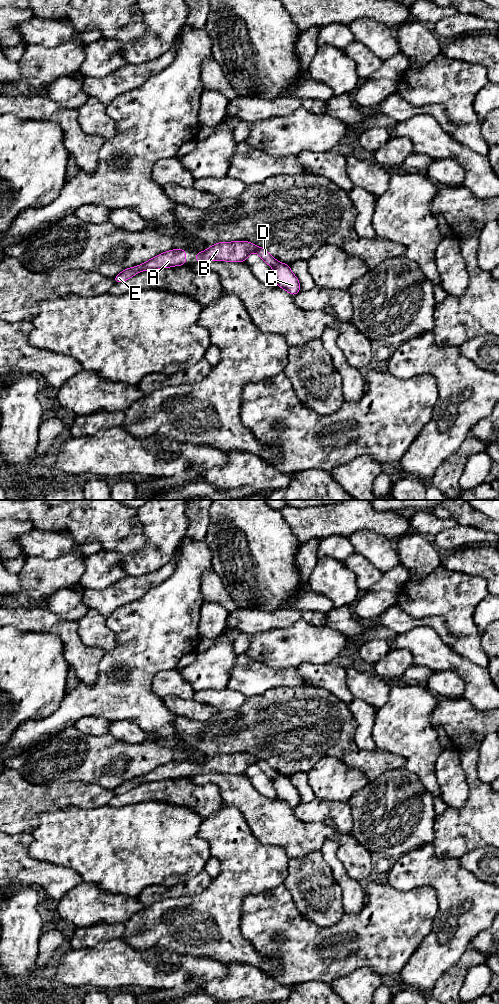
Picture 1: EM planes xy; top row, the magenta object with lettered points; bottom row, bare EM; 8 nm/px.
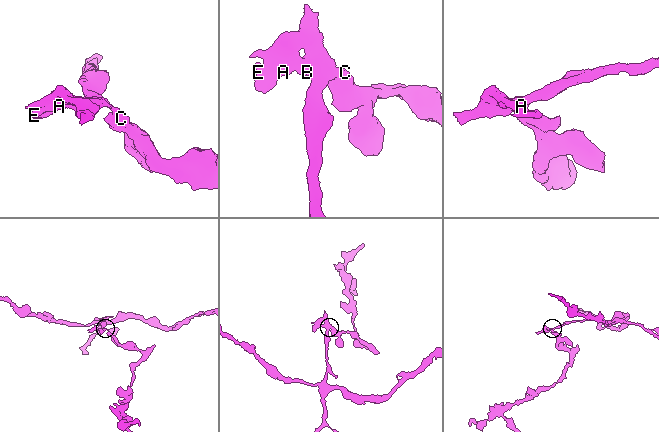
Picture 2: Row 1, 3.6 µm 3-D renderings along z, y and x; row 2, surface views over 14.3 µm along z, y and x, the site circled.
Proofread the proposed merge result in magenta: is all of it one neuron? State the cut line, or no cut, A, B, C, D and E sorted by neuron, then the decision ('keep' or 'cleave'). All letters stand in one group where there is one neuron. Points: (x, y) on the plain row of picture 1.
cut xy (278, 774), (273, 779); groups A B D E / C; cleave

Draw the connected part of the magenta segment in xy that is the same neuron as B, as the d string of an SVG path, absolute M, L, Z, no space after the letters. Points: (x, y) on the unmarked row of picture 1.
M248 753L219 754L203 764L196 764L196 775L205 773L245 774L246 770L256 764L270 779L278 773L270 767L266 760L258 759Z

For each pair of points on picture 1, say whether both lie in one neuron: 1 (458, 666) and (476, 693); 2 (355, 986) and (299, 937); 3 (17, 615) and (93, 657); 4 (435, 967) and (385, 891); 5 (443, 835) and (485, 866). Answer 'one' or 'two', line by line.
1: one
2: two
3: one
4: two
5: two

